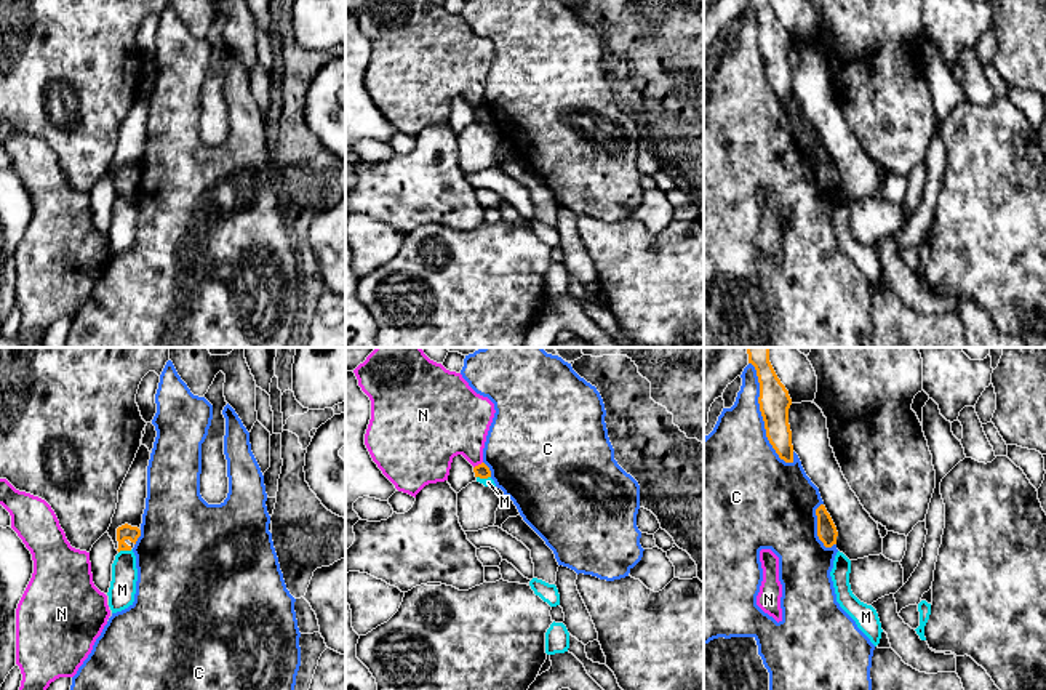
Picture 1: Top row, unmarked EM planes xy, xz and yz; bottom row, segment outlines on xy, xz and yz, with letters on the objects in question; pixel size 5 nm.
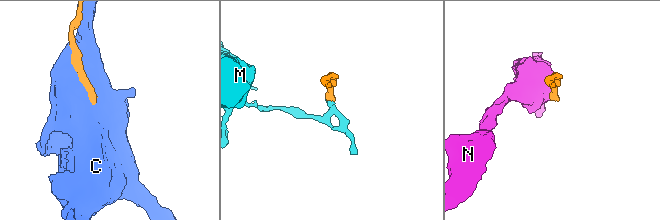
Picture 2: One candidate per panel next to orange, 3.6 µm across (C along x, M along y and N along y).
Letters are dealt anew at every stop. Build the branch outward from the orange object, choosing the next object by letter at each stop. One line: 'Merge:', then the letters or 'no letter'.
Merge: no letter

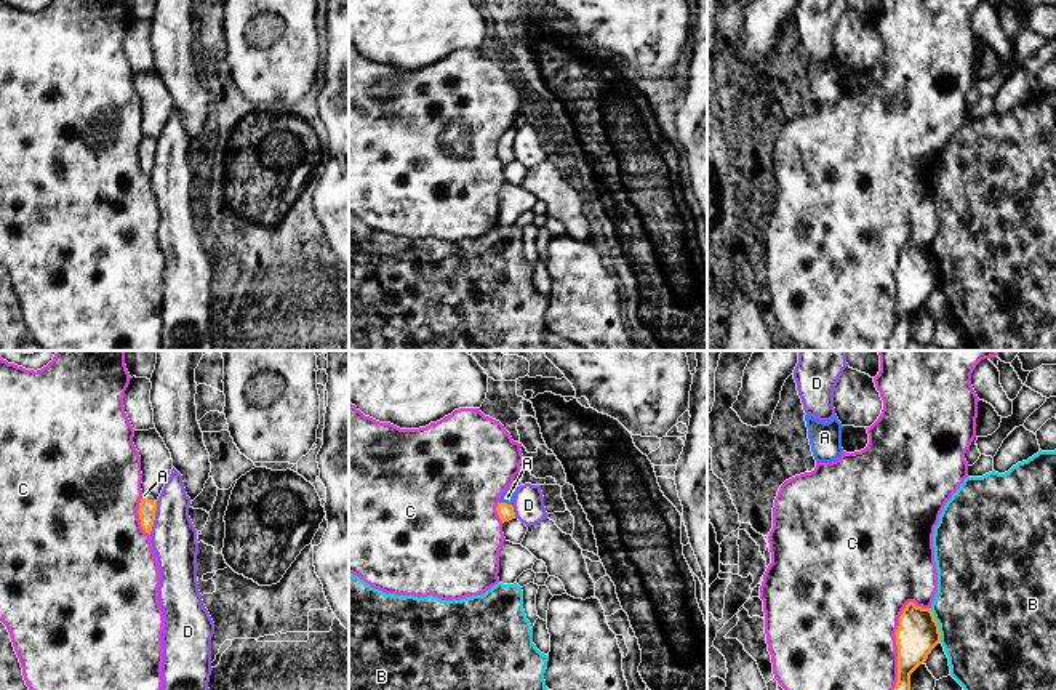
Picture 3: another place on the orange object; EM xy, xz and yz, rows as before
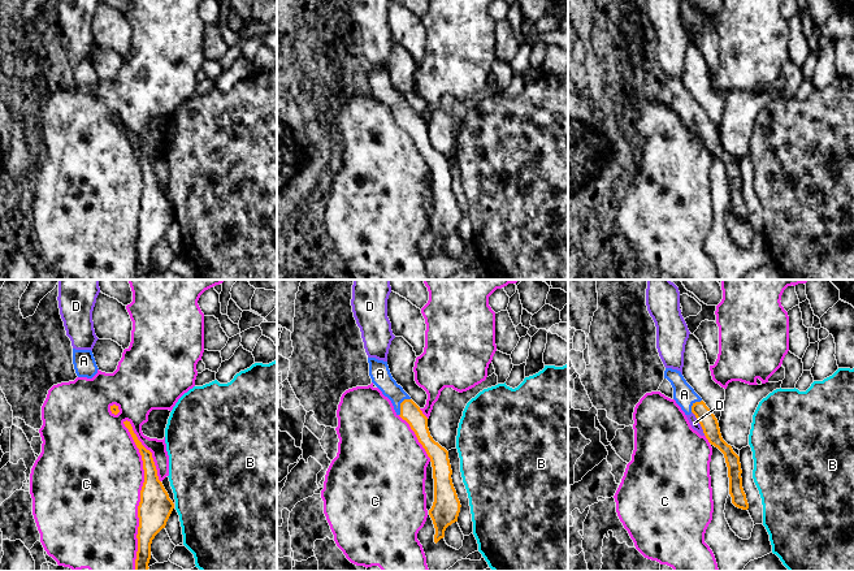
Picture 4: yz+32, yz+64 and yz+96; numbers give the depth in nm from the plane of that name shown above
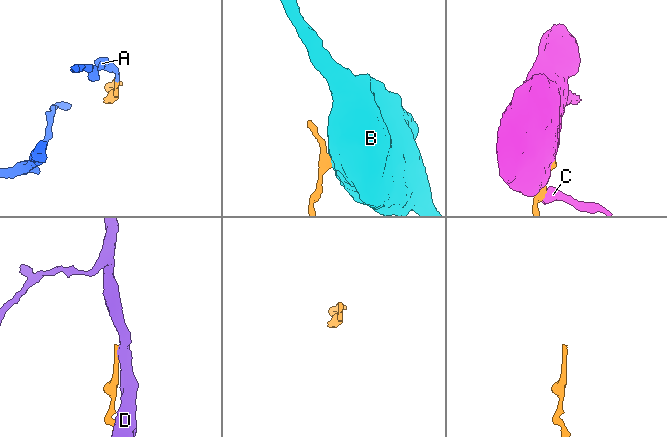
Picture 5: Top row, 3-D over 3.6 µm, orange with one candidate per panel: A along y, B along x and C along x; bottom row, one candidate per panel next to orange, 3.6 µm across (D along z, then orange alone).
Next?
Merge: A

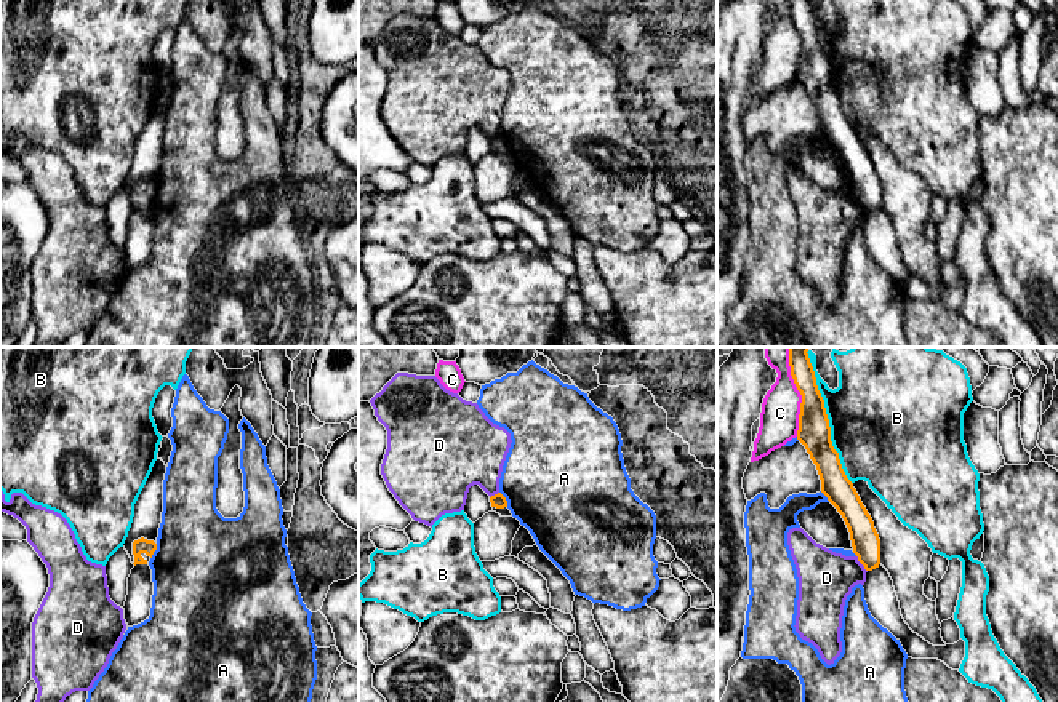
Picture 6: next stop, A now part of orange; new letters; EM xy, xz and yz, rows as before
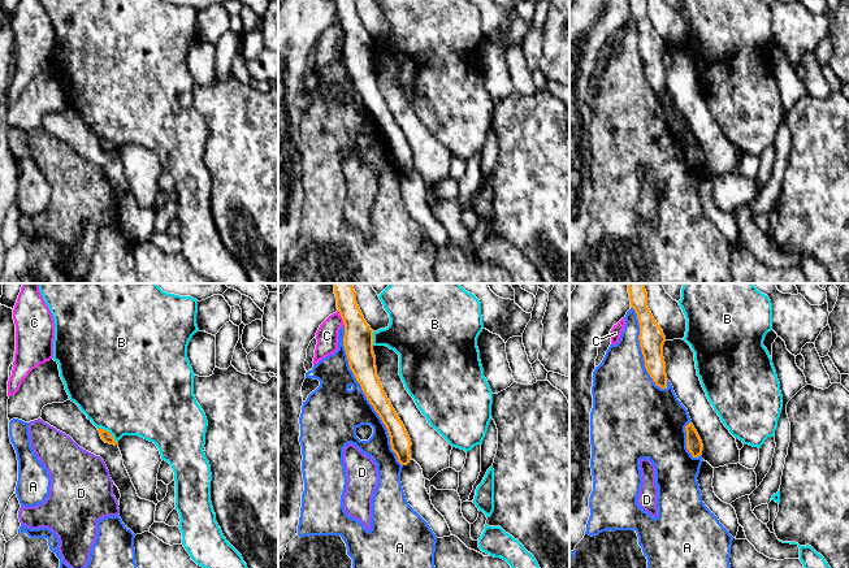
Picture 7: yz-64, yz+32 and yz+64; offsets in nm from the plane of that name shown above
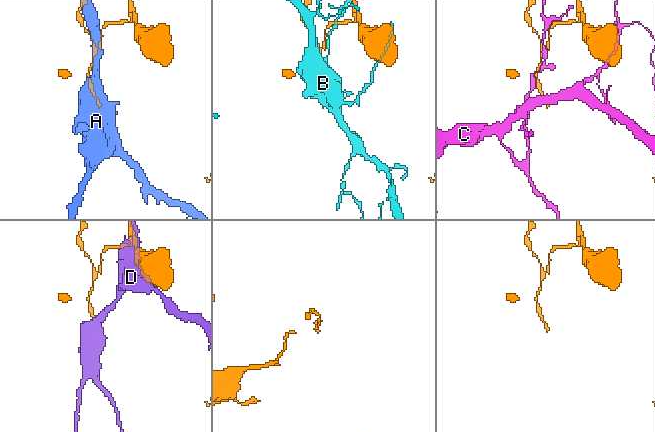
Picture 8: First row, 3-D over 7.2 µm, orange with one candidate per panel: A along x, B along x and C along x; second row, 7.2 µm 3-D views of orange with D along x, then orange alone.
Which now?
Merge: no letter

